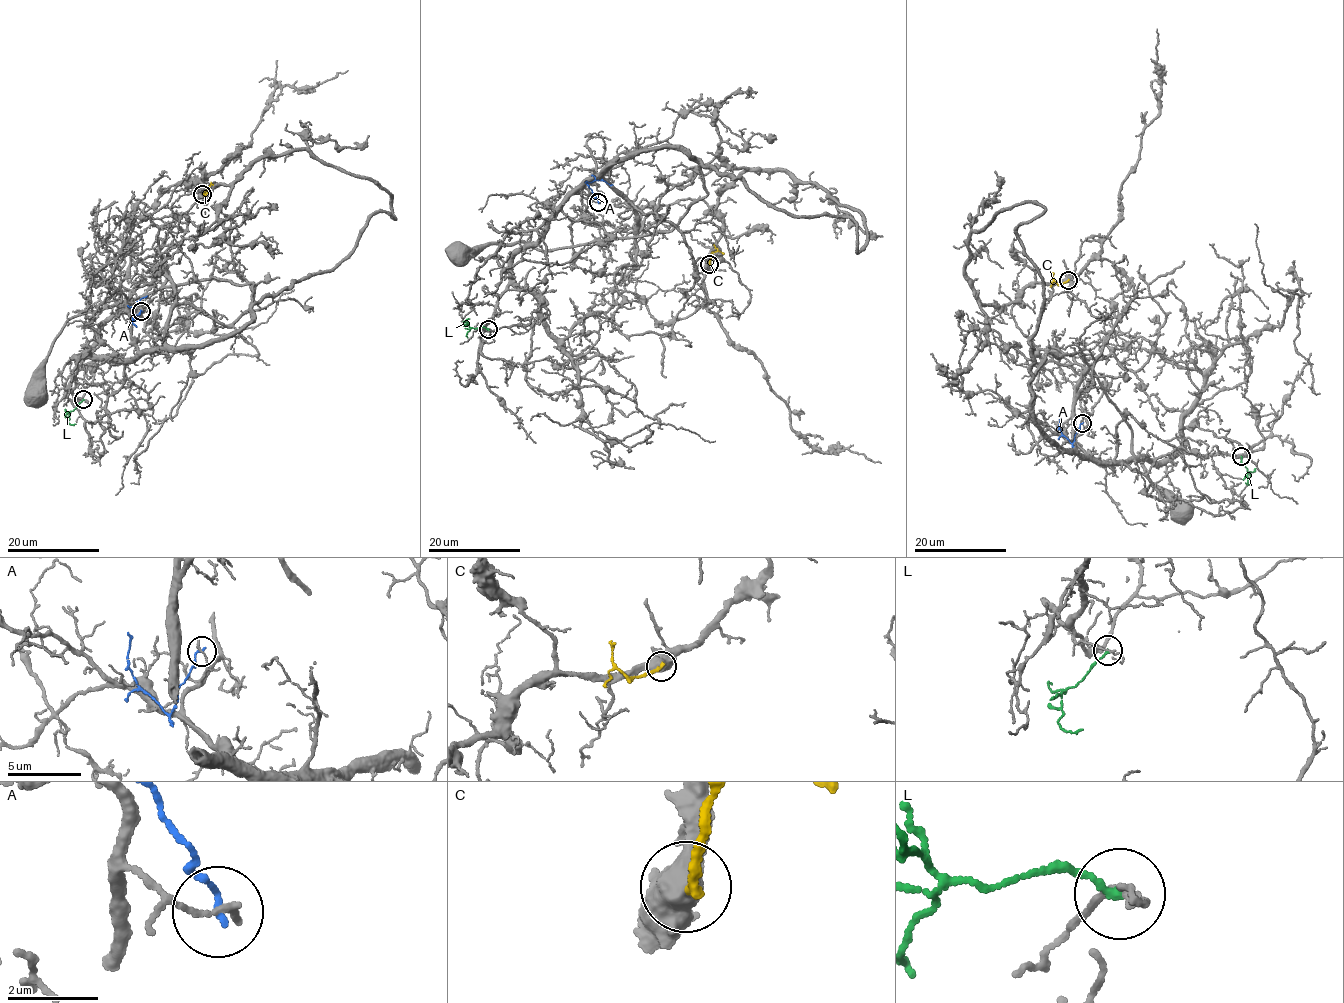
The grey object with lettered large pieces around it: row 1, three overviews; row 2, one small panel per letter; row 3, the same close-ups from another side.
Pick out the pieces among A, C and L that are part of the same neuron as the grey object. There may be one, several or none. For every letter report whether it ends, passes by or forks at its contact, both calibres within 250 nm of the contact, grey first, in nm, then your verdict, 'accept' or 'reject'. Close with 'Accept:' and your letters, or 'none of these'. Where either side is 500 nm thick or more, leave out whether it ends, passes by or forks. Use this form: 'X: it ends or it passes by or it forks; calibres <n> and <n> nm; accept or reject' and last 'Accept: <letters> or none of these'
A: it ends; calibres 160 and 130 nm; reject
C: calibres 500 and 200 nm; accept
L: it ends; calibres 130 and 170 nm; reject
Accept: C

